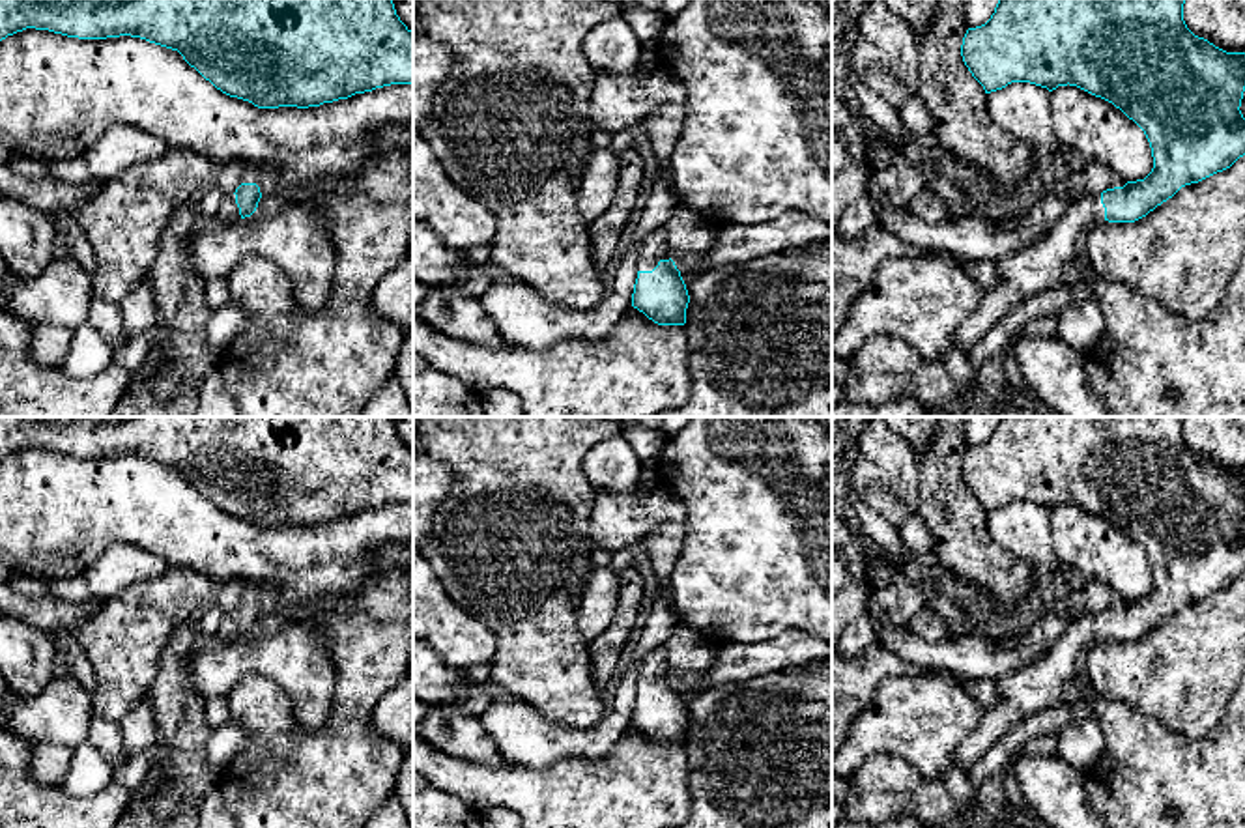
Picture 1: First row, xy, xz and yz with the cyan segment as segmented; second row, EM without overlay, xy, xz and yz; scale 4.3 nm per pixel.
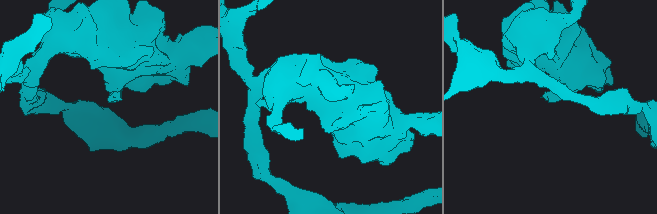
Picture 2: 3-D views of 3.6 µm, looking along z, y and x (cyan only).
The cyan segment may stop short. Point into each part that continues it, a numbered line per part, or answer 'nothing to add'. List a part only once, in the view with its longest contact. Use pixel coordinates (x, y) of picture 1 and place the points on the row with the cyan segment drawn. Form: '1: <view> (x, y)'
1: xz (655, 247)

